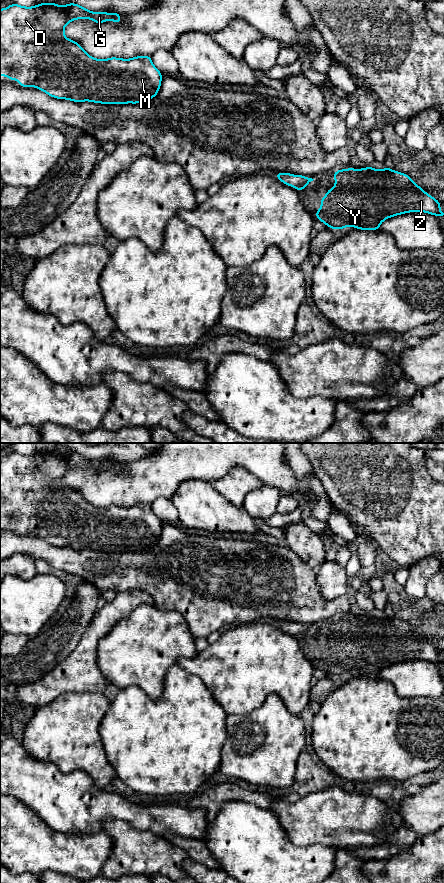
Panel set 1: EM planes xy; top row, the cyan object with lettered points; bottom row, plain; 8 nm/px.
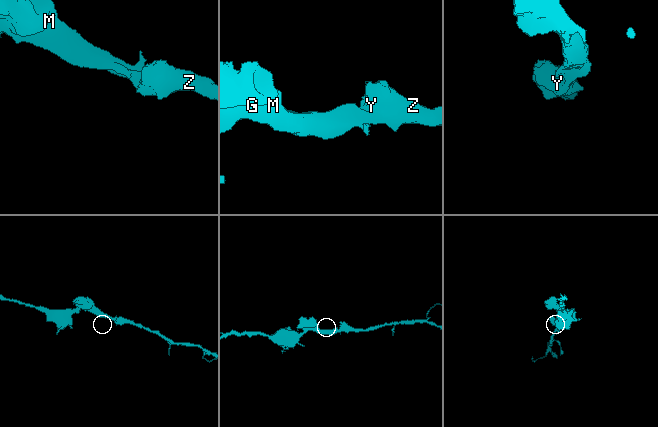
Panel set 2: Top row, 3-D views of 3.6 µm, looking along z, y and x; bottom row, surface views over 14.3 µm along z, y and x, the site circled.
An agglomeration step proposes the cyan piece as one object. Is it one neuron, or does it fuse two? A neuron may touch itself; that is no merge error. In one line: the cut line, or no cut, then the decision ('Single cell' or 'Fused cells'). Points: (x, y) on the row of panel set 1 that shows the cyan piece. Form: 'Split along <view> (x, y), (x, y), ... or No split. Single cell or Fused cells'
No split. Single cell

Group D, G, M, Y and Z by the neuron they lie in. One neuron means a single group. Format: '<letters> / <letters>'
D G M Y Z

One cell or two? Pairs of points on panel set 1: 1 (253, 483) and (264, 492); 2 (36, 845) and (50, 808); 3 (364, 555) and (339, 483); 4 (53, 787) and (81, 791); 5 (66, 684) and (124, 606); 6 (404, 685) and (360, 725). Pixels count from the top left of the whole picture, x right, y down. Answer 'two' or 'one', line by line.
1: two
2: two
3: two
4: one
5: one
6: two

